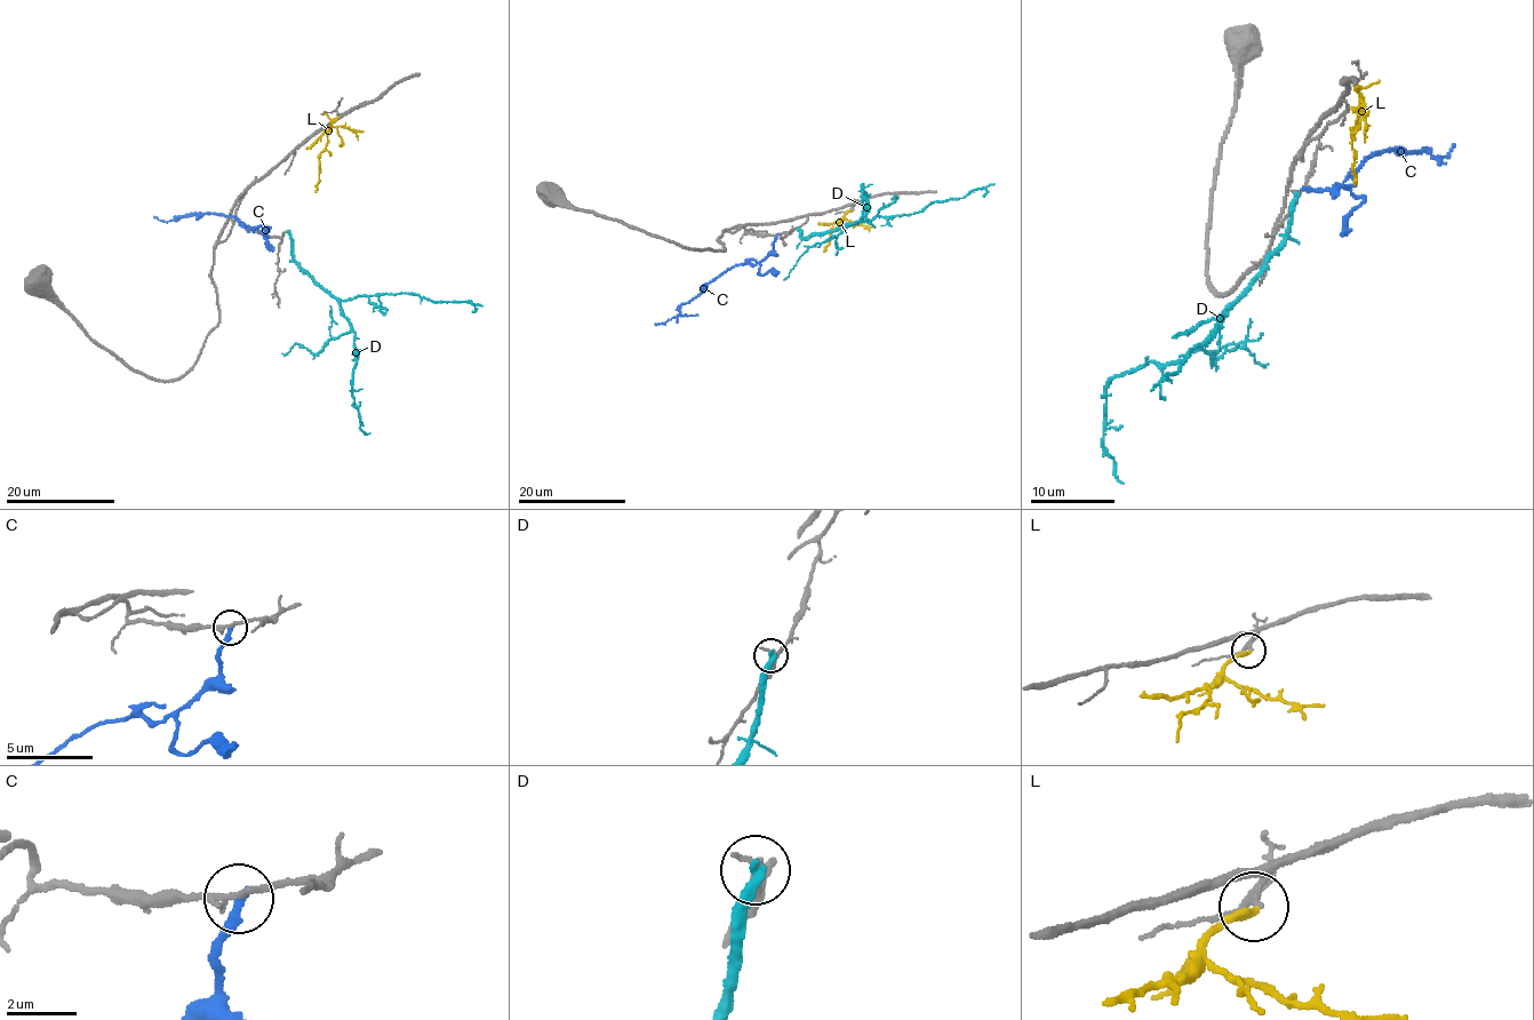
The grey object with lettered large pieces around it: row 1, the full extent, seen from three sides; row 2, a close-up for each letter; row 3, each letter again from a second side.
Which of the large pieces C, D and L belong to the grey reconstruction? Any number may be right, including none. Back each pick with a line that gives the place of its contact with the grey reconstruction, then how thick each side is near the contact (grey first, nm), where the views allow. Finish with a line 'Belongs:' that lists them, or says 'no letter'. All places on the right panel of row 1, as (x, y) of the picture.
Belongs: no letter

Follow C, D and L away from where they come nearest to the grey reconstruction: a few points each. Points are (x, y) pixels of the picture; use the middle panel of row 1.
C: (776, 236), (773, 250), (759, 262), (727, 269), (684, 303), (674, 317), (655, 324)
D: (798, 229), (800, 238), (860, 221), (865, 193), (863, 184), (865, 217), (875, 228)
L: (852, 210), (839, 221), (839, 226), (832, 229), (823, 252)

